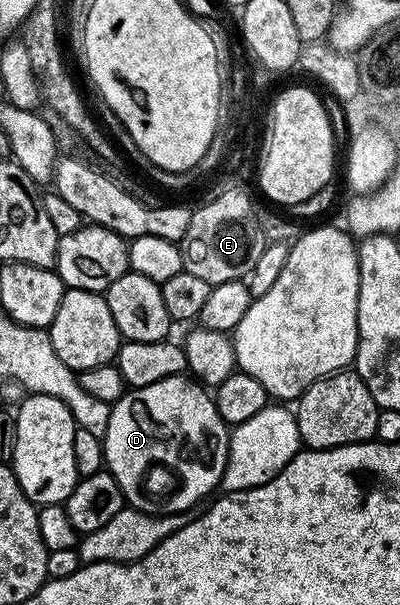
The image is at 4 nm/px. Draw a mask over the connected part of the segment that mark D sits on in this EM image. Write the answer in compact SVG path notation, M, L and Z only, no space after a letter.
M182 374L170 375L161 381L157 381L153 385L124 390L122 397L116 399L115 402L111 404L109 425L105 429L102 440L103 461L106 470L110 471L113 478L117 481L117 485L121 485L121 493L123 494L126 506L143 511L149 515L165 516L177 514L179 511L190 511L198 508L198 503L201 502L206 495L212 494L211 496L214 496L216 494L217 488L223 481L225 465L227 464L227 450L229 449L231 437L228 423L221 417L221 413L217 413L217 405L215 404L212 392L208 390L204 384L196 381L194 378L188 377L186 374Z

